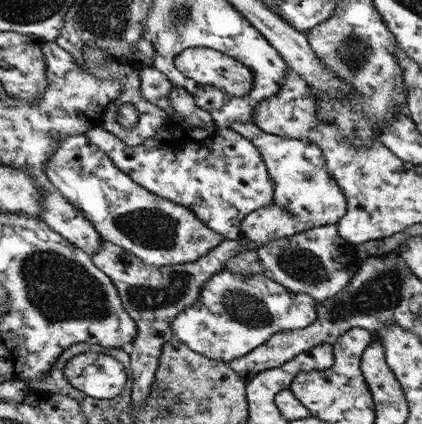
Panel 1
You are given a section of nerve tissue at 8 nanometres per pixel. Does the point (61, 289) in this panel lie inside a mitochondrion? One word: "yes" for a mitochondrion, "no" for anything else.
yes

